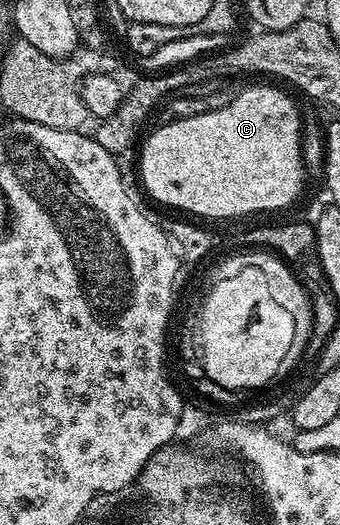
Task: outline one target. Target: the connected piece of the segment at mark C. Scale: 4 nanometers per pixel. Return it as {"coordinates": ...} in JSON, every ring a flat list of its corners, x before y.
{"coordinates":[[253,85,250,89,245,89,242,93,239,91,233,93,233,98,231,99,231,103,227,103,227,107,219,107,215,111,207,111,203,115,191,115,187,119,177,119,169,125,162,125,160,127,154,128,154,133,150,135,149,138,144,141,140,146,141,149,141,181,145,184,145,189,150,193,151,196,154,197,157,201,162,201,165,205,170,205,173,209,182,209,185,212,185,215,191,215,187,213,198,213,201,217,241,217,244,213,265,213,268,209,285,209,289,204,292,203,293,200,296,199,297,196,301,193,301,184,304,183,305,179,307,180,307,172,305,170,304,159,301,156,301,145,303,142,303,130,301,131,301,113,297,110,297,105,292,101,291,98,288,97,287,94,284,93,281,89,276,89,273,85]]}

